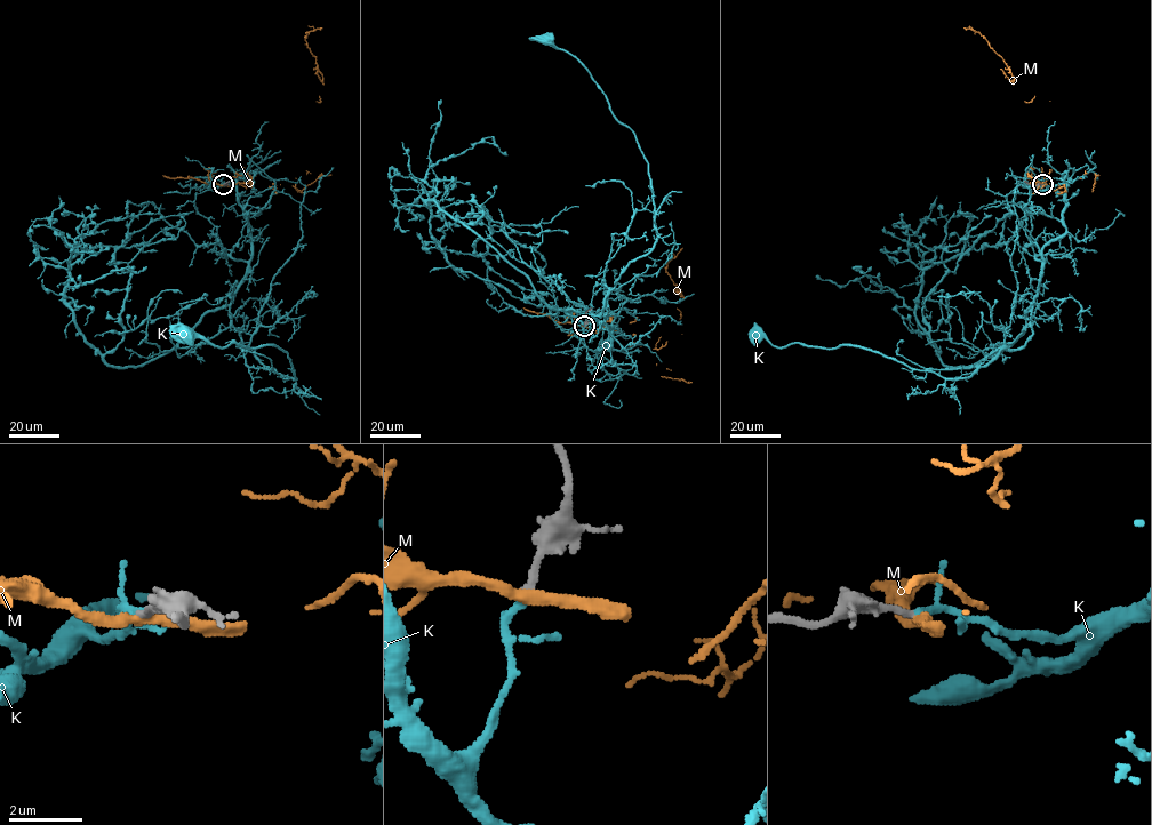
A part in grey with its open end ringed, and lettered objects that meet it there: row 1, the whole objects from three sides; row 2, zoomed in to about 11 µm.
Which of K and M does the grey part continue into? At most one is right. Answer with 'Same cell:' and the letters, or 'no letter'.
Same cell: K

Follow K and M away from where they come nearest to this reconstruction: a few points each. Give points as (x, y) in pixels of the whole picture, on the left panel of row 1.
K: (224, 184), (233, 181), (250, 239), (231, 323), (245, 349), (296, 378), (274, 345), (218, 347), (185, 336)
M: (224, 185), (244, 185), (255, 176), (274, 186), (294, 186), (306, 174), (324, 85), (305, 37), (321, 27)

